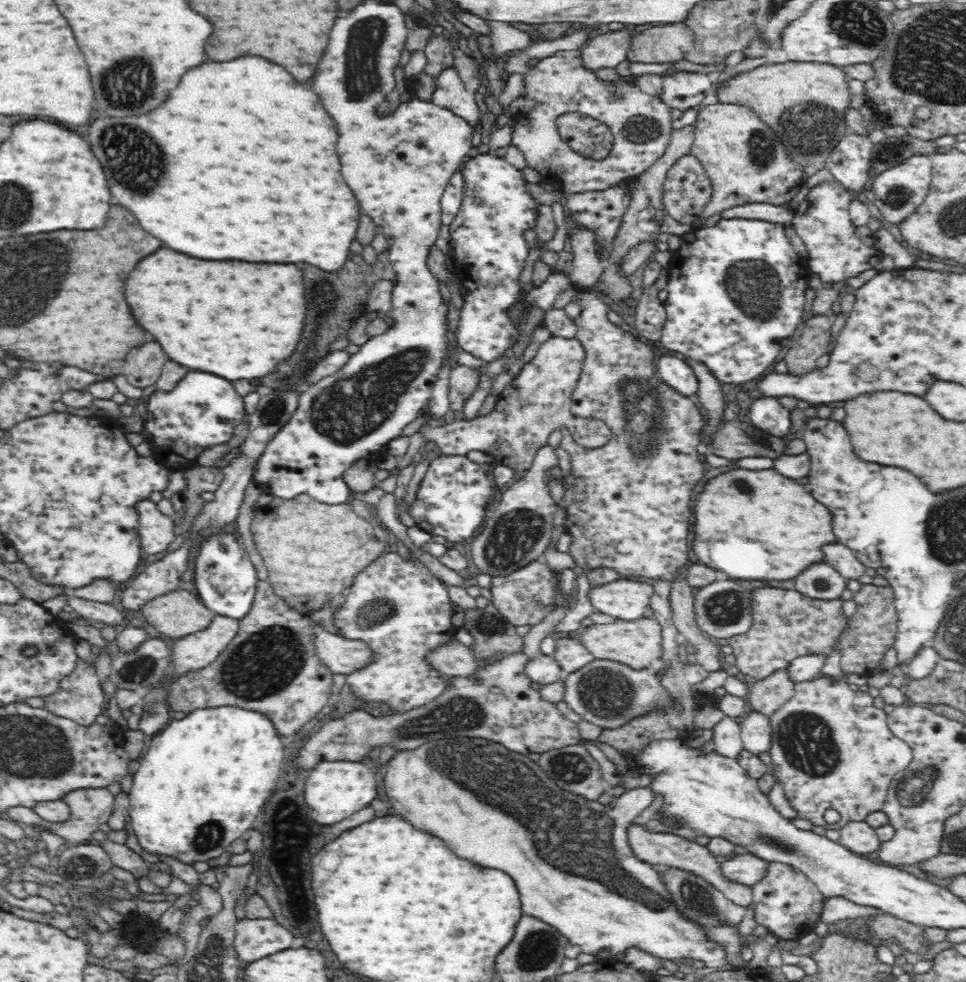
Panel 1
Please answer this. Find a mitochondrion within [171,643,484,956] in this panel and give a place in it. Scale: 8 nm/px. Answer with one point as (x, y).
(211, 833)

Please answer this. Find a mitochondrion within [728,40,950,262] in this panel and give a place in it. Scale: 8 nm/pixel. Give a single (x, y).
(809, 123)

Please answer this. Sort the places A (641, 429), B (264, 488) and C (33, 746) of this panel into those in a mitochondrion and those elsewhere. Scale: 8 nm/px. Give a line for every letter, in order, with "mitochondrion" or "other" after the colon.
A: mitochondrion
B: other
C: mitochondrion

